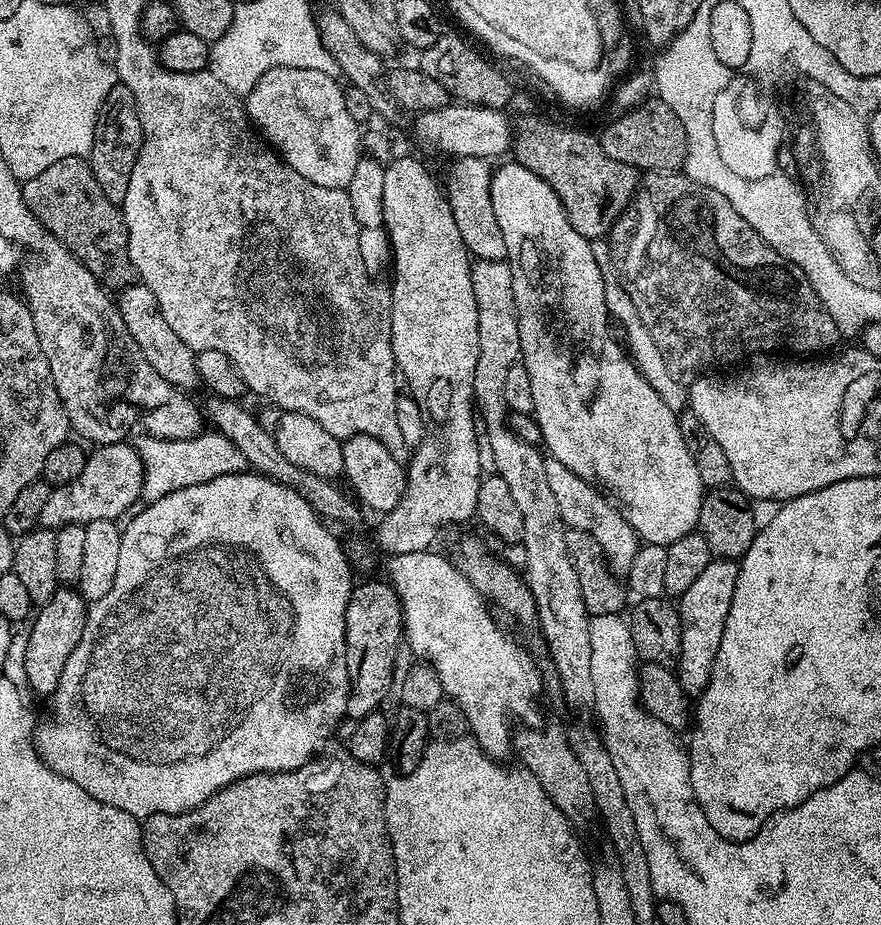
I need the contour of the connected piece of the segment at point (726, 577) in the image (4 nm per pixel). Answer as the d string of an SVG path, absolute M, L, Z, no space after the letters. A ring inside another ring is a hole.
M712 558L702 574L678 597L682 646L674 671L689 698L700 697L710 682L714 658L718 658L718 646L722 646L722 630L726 630L726 614L730 614L739 569L735 560Z

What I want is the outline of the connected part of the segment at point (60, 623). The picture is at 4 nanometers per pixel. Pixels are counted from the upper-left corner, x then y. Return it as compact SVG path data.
M60 586L57 587L54 598L39 605L38 611L31 617L32 628L27 629L28 645L22 667L29 686L38 695L48 698L56 691L58 682L62 678L62 670L70 654L74 654L74 646L78 646L82 638L82 630L86 630L89 609L84 597L75 587Z

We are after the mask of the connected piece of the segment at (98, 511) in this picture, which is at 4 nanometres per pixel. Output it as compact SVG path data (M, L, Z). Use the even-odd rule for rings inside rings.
M131 443L101 444L88 457L86 466L74 482L57 484L42 509L40 524L58 529L67 524L89 524L99 520L119 521L127 508L137 507L144 490L144 463Z

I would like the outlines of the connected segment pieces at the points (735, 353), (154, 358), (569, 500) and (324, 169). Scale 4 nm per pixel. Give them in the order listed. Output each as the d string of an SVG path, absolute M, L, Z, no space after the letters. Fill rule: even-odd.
M645 172L636 189L634 202L628 205L626 211L616 220L616 225L610 233L612 240L612 260L616 263L615 275L624 288L625 294L630 298L638 318L642 318L642 326L654 338L654 346L658 346L658 354L662 354L662 362L666 362L666 370L670 370L670 375L681 382L691 382L701 375L711 364L736 364L743 356L752 356L755 352L760 354L772 354L775 348L784 348L788 354L824 354L827 348L835 346L842 340L842 333L830 318L830 314L822 306L818 294L810 286L806 274L794 263L789 263L783 256L780 256L772 249L768 243L730 206L718 190L710 190L698 182L694 182L691 175L679 172Z
M135 283L128 288L121 288L118 292L118 303L122 322L126 322L126 330L130 330L134 342L138 342L138 350L142 350L142 355L146 357L146 362L166 378L175 388L192 390L195 384L201 383L200 369L196 367L196 353L178 334L174 334L174 329L168 325L166 318L162 318L162 310L158 306L158 298L154 298L154 290L147 288L145 284Z
M548 458L545 459L544 465L546 474L550 478L550 491L554 494L554 502L558 502L558 510L562 514L565 525L568 528L582 530L590 534L590 538L595 538L598 546L602 546L614 575L627 577L630 566L634 563L634 554L638 554L642 541L630 526L630 522L626 522L619 507L610 502L609 497L596 485L587 484L582 478L578 478L574 470L566 470L562 462Z
M290 66L266 70L266 74L258 78L254 90L247 94L246 111L257 133L279 152L290 167L298 170L302 178L310 178L310 182L318 186L347 189L362 155L362 128L354 122L354 118L350 118L346 110L344 88L335 75L322 70L302 70Z

